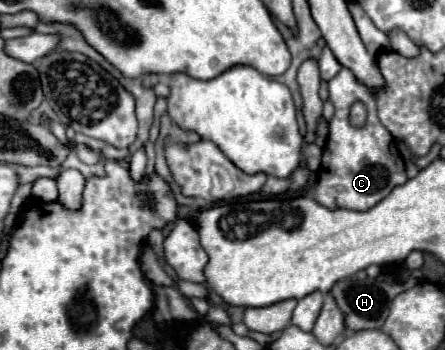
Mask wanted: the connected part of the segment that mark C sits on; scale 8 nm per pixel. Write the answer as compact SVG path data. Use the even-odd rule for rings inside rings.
M342 68L330 80L330 102L334 104L336 112L330 120L330 134L324 146L318 182L312 188L314 198L316 202L320 202L330 210L334 208L346 208L358 212L370 210L382 198L386 198L392 192L392 188L408 180L404 172L404 158L396 148L394 136L378 120L374 94L364 84L360 84L348 68ZM354 102L362 102L366 106L368 116L362 128L350 124L350 106Z

